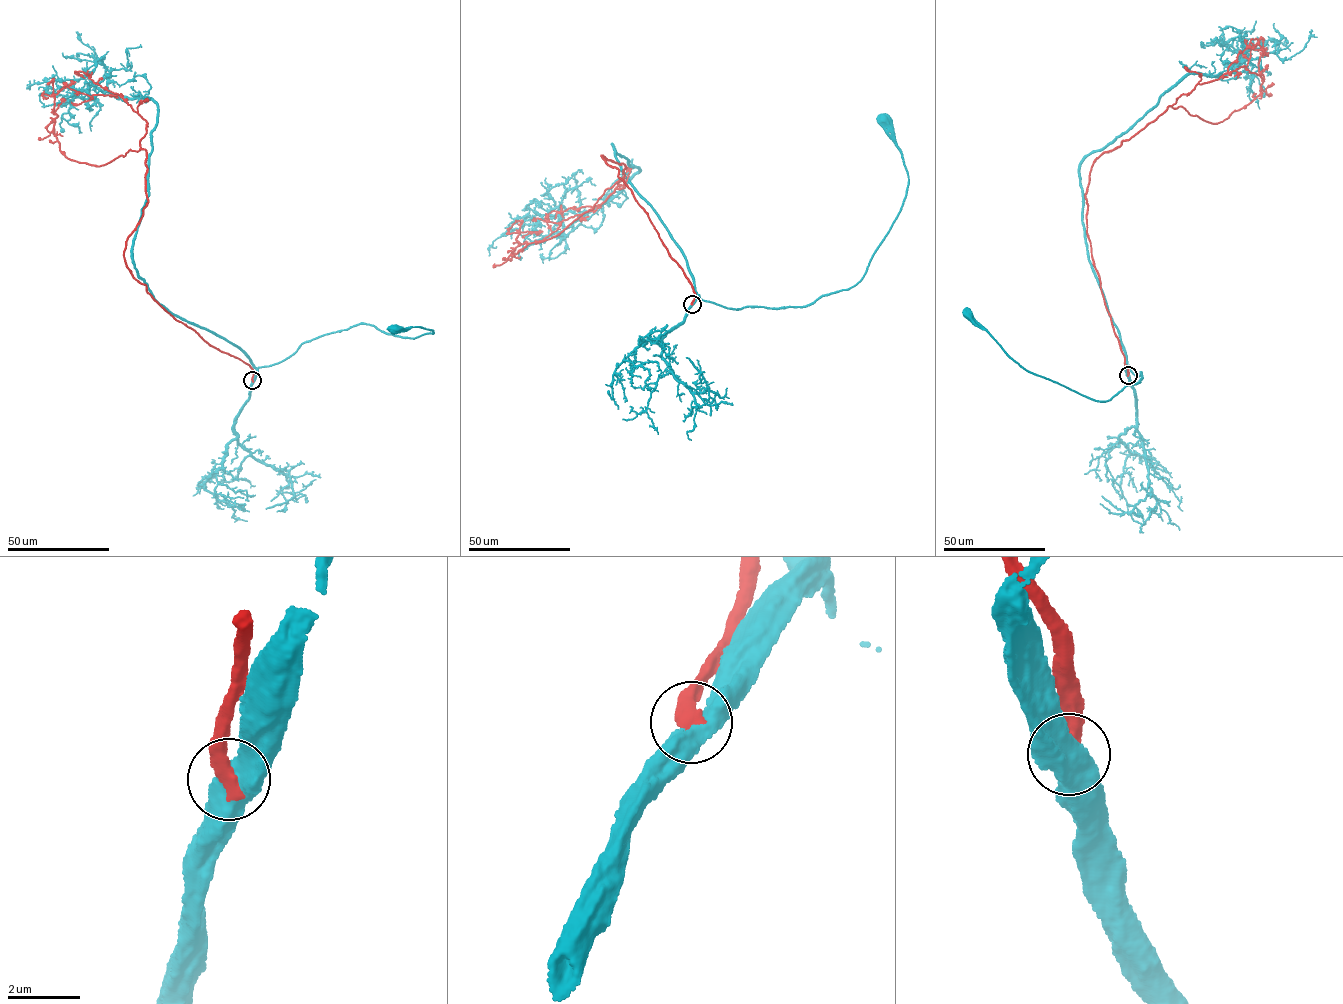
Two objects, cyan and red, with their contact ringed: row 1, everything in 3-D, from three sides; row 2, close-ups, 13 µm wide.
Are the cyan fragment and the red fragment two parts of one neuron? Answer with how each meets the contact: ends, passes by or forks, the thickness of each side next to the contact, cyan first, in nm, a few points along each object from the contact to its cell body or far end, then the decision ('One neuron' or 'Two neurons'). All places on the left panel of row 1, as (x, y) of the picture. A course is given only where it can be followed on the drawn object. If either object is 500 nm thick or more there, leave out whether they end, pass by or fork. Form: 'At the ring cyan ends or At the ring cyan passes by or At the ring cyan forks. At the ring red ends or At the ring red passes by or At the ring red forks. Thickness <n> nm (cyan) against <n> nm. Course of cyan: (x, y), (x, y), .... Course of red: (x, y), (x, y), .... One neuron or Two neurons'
Thickness 650 nm (cyan) against 480 nm. Course of cyan: (252, 380), (258, 367), (281, 362), (305, 342), (358, 324), (414, 339), (433, 332), (418, 327), (396, 330). Course of red: (252, 380), (128, 267), (145, 149), (70, 160), (46, 84). Two neurons

